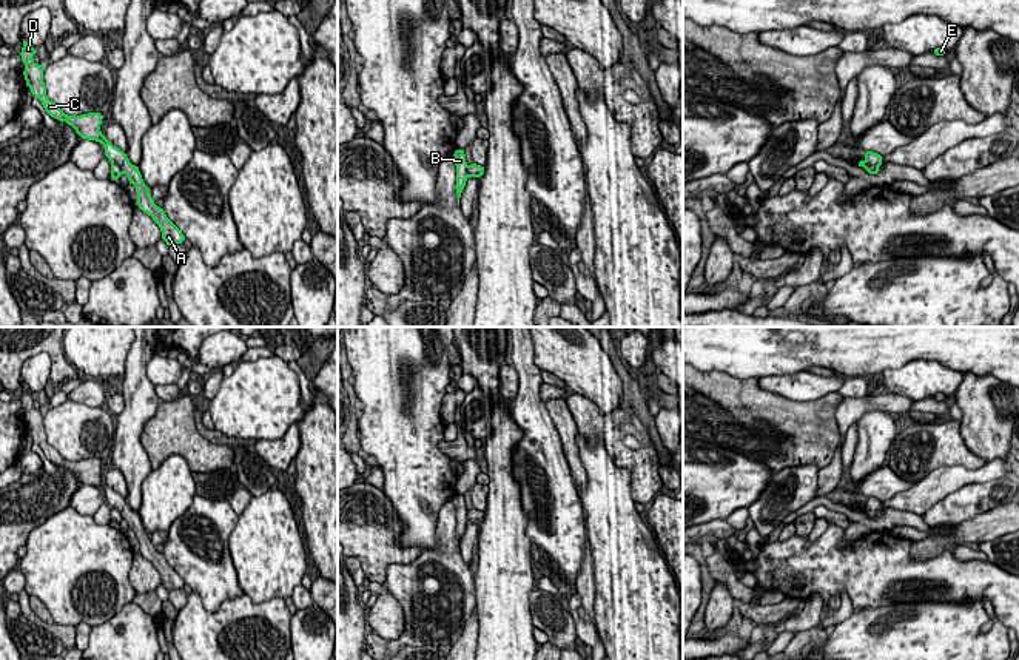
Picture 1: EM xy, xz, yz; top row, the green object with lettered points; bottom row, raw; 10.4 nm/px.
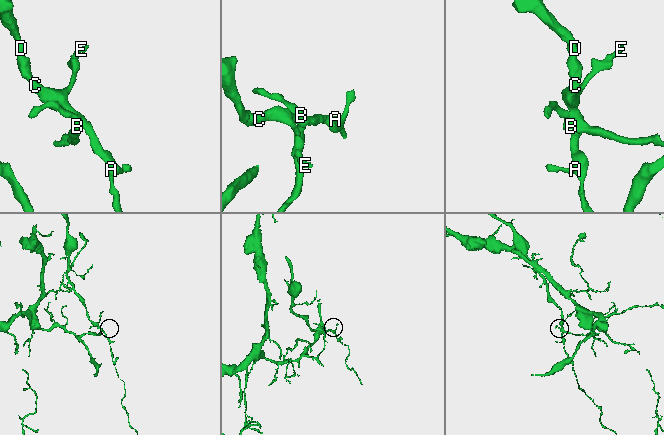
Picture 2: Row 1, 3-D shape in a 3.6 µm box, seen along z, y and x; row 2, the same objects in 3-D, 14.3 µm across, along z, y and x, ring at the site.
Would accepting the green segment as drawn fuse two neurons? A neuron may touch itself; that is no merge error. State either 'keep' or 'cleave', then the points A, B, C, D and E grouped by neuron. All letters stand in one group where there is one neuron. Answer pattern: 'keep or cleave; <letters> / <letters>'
cleave; A C D E / B

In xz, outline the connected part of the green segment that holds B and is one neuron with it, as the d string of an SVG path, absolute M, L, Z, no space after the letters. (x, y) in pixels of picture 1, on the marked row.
M456 150L455 151L455 165L456 165L456 196L458 196L458 205L459 205L459 197L461 193L466 187L467 177L469 177L469 171L467 171L467 162L466 162L466 154L464 150Z

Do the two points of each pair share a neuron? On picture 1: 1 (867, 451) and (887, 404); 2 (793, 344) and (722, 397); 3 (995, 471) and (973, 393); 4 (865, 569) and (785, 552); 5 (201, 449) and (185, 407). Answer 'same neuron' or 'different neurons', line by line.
1: different neurons
2: different neurons
3: different neurons
4: same neuron
5: same neuron

